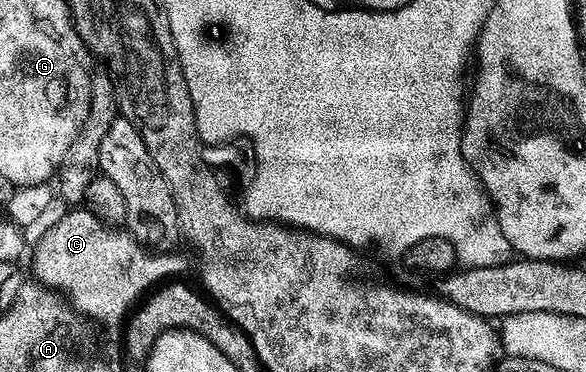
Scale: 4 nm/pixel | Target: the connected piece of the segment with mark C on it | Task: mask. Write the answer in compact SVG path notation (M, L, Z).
M86 208L68 209L66 217L58 221L33 250L34 277L65 292L79 313L86 314L96 323L122 323L144 295L176 276L183 276L181 274L187 270L185 255L152 252L126 229L107 225Z

